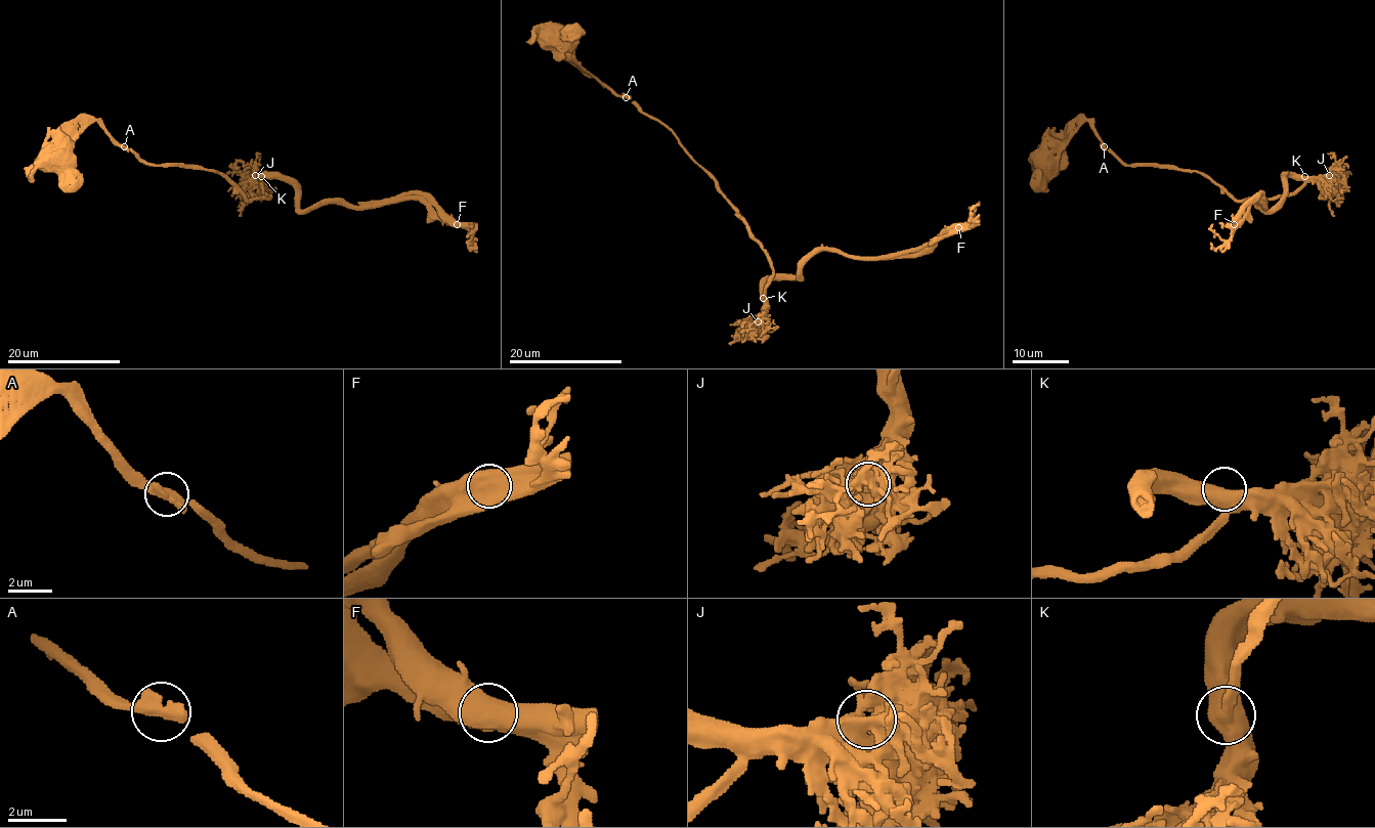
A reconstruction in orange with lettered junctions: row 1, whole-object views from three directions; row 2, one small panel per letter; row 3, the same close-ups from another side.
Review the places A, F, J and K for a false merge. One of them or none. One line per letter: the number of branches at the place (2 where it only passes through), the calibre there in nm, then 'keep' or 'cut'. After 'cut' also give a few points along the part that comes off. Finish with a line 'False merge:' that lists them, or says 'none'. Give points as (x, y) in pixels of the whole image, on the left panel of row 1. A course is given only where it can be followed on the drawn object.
A: 2 | 440 nm | keep
F: 2 | 800 nm | cut | (456, 224), (418, 194), (400, 194), (358, 205)
J: 2 | 750 nm | keep
K: 2 | 600 nm | keep
False merge: F

